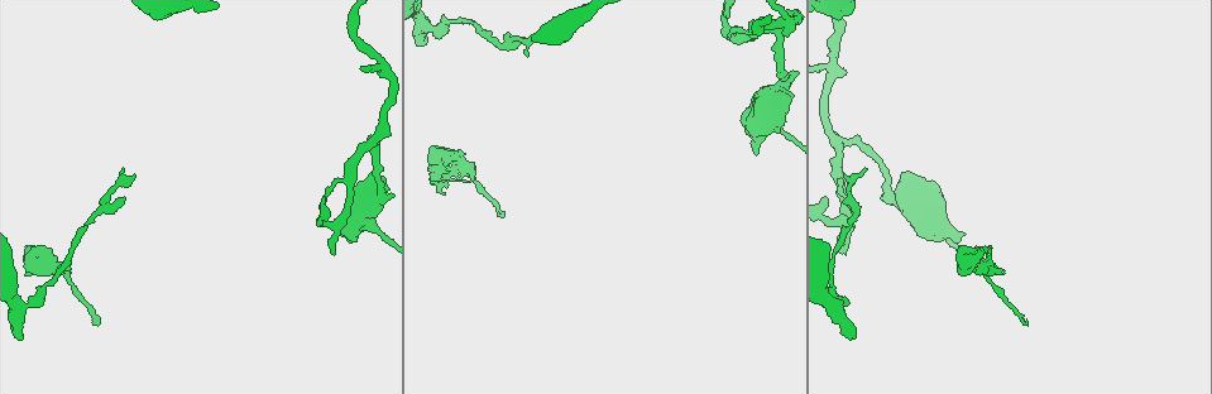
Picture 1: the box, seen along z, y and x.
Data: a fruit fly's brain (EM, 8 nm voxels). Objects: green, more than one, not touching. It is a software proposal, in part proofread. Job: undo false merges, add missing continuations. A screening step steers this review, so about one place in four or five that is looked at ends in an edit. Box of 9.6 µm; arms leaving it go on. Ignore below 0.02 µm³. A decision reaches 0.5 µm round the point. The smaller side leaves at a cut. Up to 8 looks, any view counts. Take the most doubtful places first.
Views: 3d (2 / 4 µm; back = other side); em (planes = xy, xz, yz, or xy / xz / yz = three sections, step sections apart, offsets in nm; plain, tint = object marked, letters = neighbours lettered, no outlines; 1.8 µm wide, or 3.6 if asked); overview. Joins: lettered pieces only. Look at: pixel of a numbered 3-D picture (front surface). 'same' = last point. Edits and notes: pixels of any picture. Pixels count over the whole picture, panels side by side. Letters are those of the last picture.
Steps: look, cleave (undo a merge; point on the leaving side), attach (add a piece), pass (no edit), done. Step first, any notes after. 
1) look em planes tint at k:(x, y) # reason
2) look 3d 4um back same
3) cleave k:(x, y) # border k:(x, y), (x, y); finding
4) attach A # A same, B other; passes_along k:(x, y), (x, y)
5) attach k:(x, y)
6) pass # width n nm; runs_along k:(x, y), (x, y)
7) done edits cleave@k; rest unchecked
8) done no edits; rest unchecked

look 3d 4um at 1:(375, 142) # three arms meet

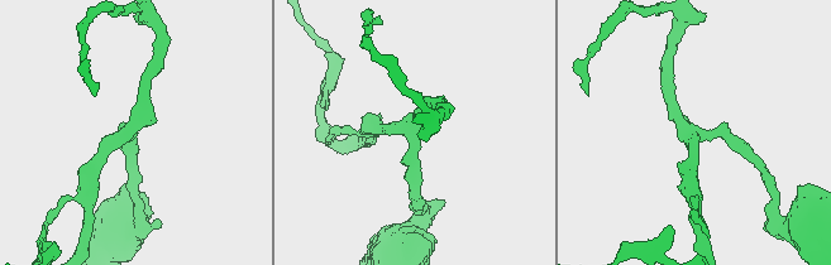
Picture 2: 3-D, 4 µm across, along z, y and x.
look em xy step 16 tint at 2:(411, 133) # arms 3; arm_widths 190, 200, 220 nm; need the tissue

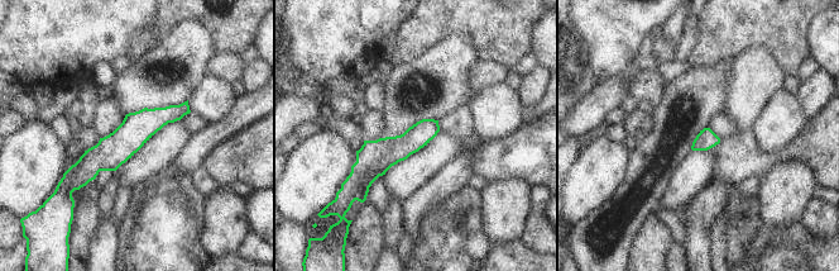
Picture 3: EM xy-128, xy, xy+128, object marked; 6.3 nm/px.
look em xz step 8 letters same # cut it another way

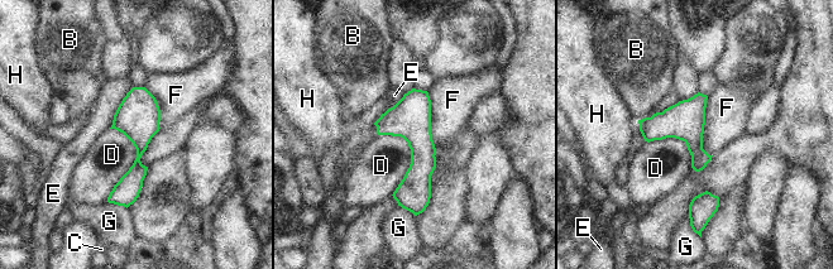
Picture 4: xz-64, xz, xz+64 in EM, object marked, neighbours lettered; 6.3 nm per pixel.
pass # B other, C other, D other, E other, F other, G other, H other; runs_along 4:(413, 92), (419, 210); continuous, no second cell

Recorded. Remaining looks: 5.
look em 3.6um planes letters at 1:(842, 251) # branch stops here

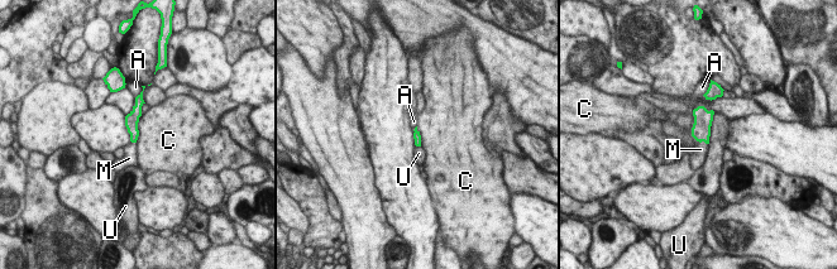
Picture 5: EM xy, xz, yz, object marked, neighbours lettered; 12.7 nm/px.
attach M # A other, C other, M same, U other; the cell continues

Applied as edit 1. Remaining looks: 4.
done edits attach@5; rest unchecked

